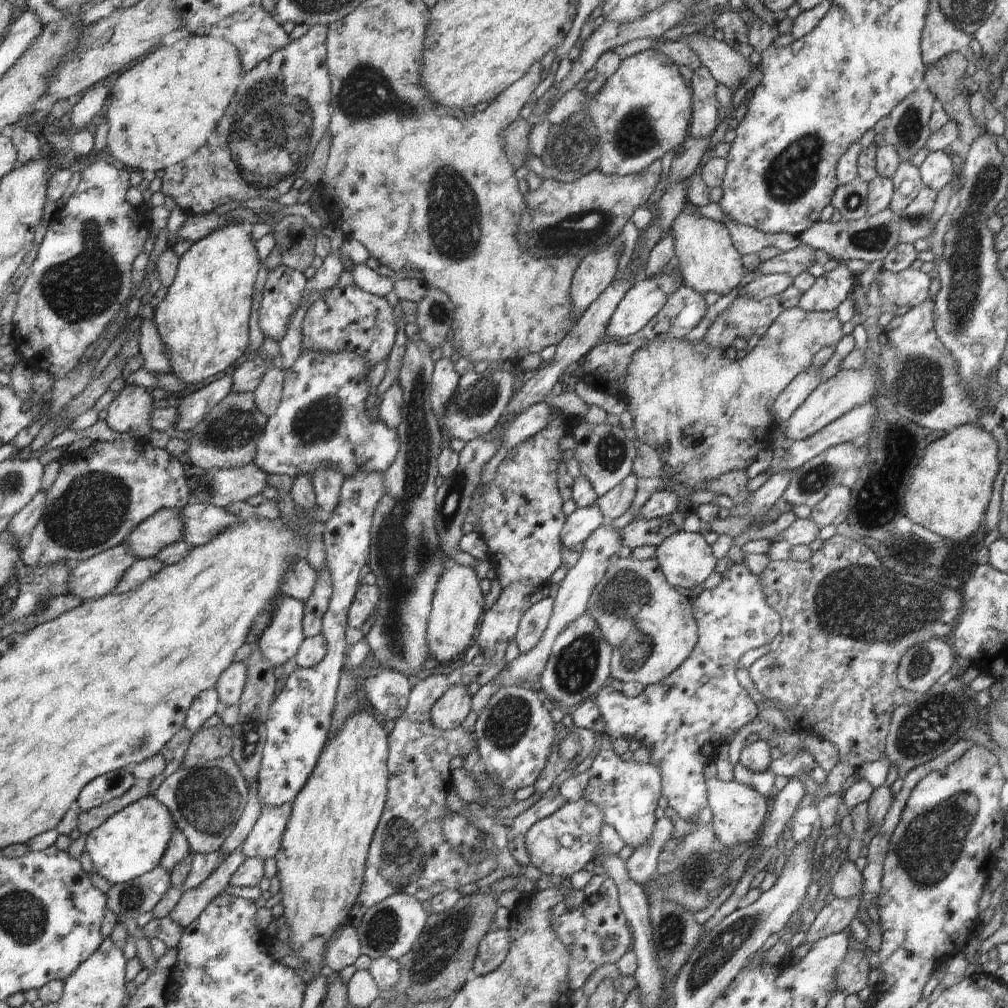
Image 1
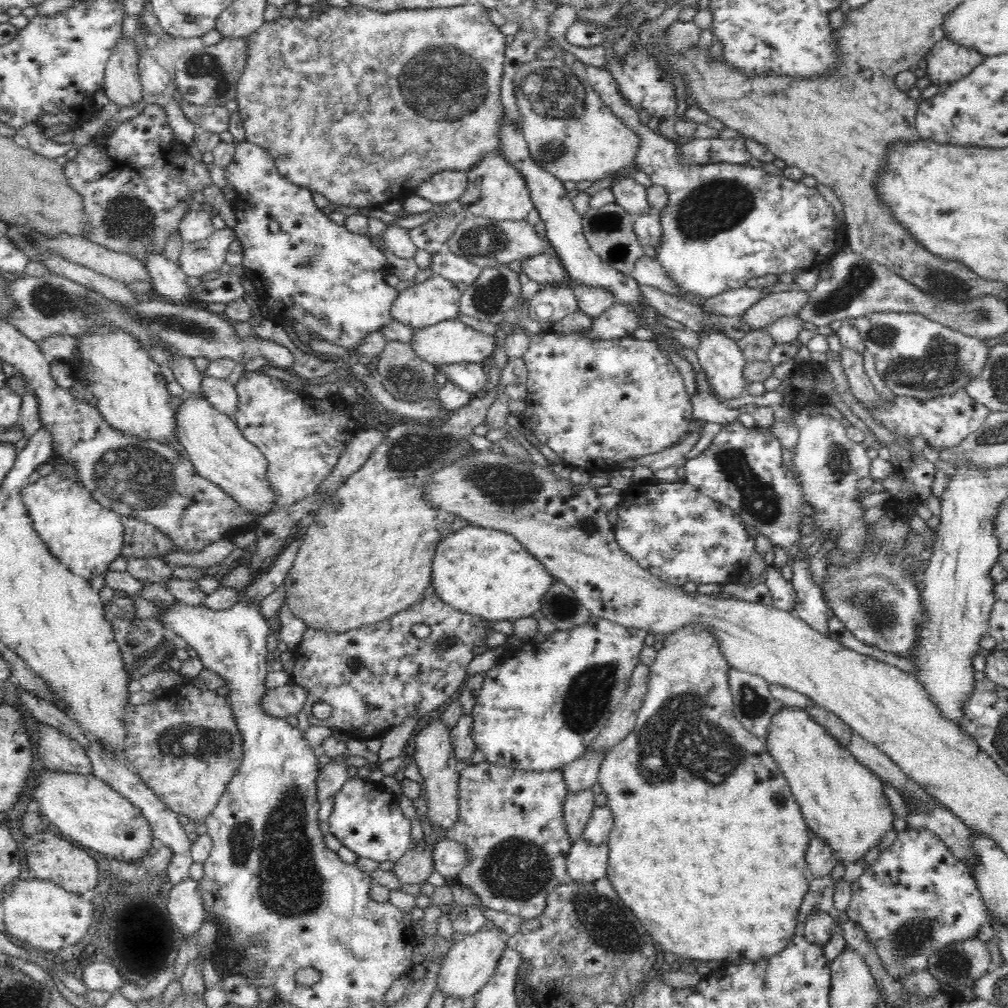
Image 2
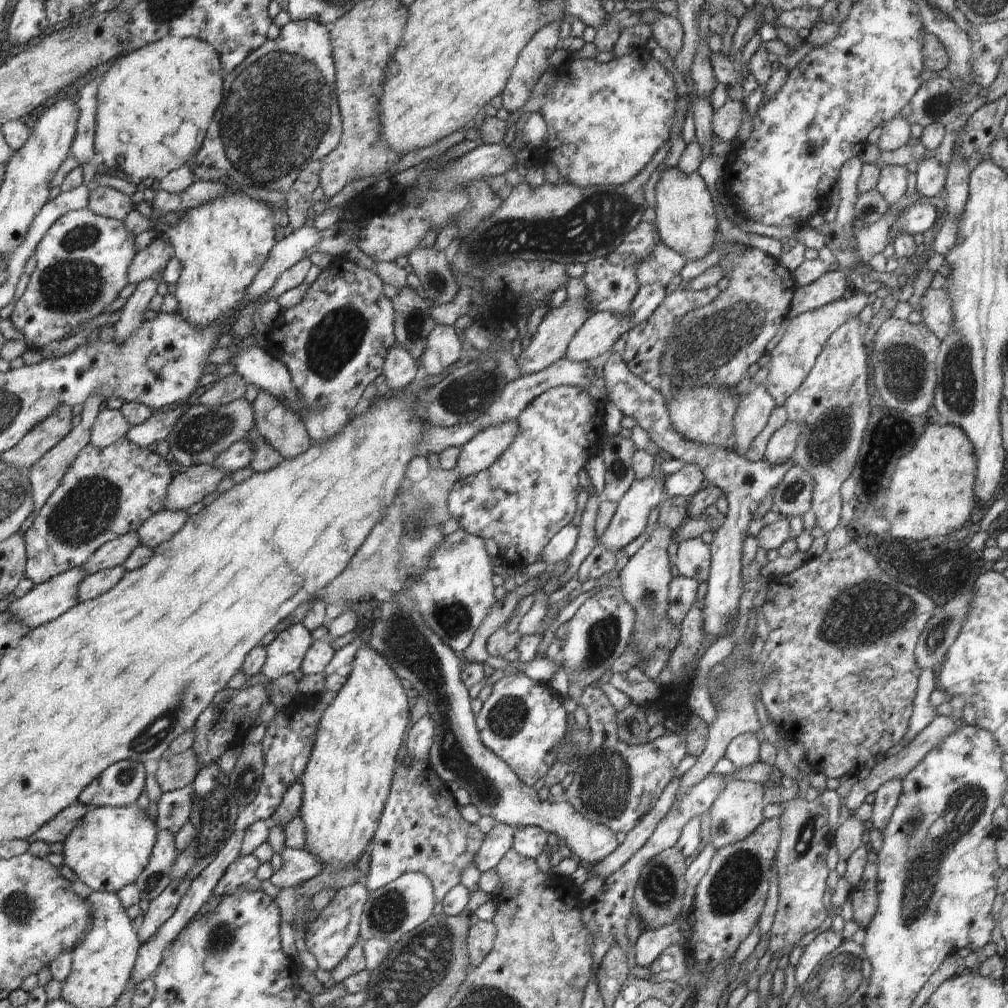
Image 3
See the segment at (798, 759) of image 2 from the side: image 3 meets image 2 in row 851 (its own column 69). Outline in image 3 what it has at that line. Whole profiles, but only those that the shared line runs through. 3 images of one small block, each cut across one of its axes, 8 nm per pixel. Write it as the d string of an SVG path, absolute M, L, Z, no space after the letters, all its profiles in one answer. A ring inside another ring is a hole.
M138 804L126 807L95 807L78 820L74 830L68 834L62 846L62 858L64 865L68 866L76 878L92 888L94 892L117 893L125 886L132 885L142 870L150 862L150 853L156 844L156 834L158 834L157 824L150 820L148 810L144 810Z

